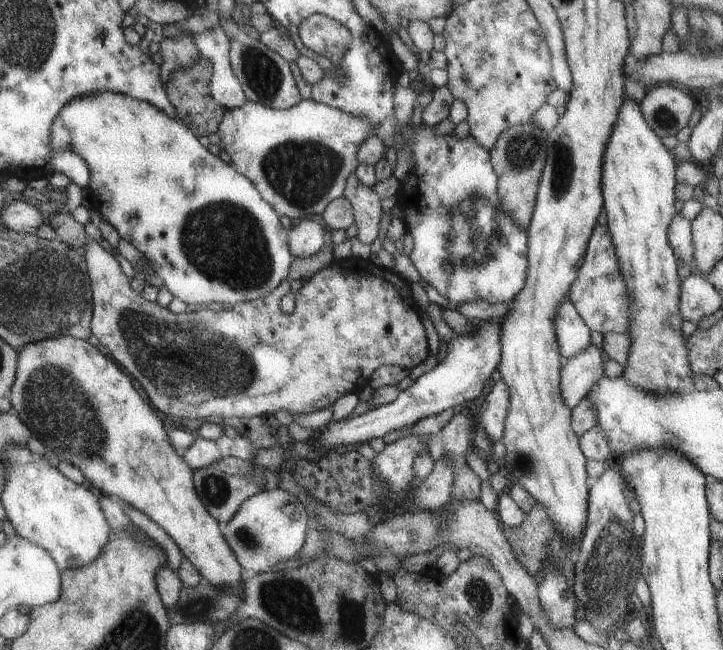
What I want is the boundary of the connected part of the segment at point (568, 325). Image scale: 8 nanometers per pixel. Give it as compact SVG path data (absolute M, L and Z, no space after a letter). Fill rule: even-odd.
M570 300L560 305L559 314L555 316L555 333L558 337L560 354L566 360L579 355L591 346L590 332L591 329Z

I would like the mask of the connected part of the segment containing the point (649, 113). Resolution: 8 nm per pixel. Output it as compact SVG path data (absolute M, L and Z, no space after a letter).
M652 86L641 100L644 118L660 136L677 135L699 104L672 86Z

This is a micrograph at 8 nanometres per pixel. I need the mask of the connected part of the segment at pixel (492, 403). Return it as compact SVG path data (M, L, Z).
M502 379L495 381L486 400L488 403L484 404L484 413L476 419L482 422L491 441L500 441L506 430L506 420L511 402L511 391L508 385Z

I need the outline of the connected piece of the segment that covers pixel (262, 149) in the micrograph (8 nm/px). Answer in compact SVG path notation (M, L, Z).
M312 98L302 99L287 109L247 101L241 107L226 110L217 133L234 167L255 184L263 199L280 216L288 216L291 220L320 215L335 199L343 196L349 176L359 165L359 148L370 135L375 134L364 115L353 115Z

